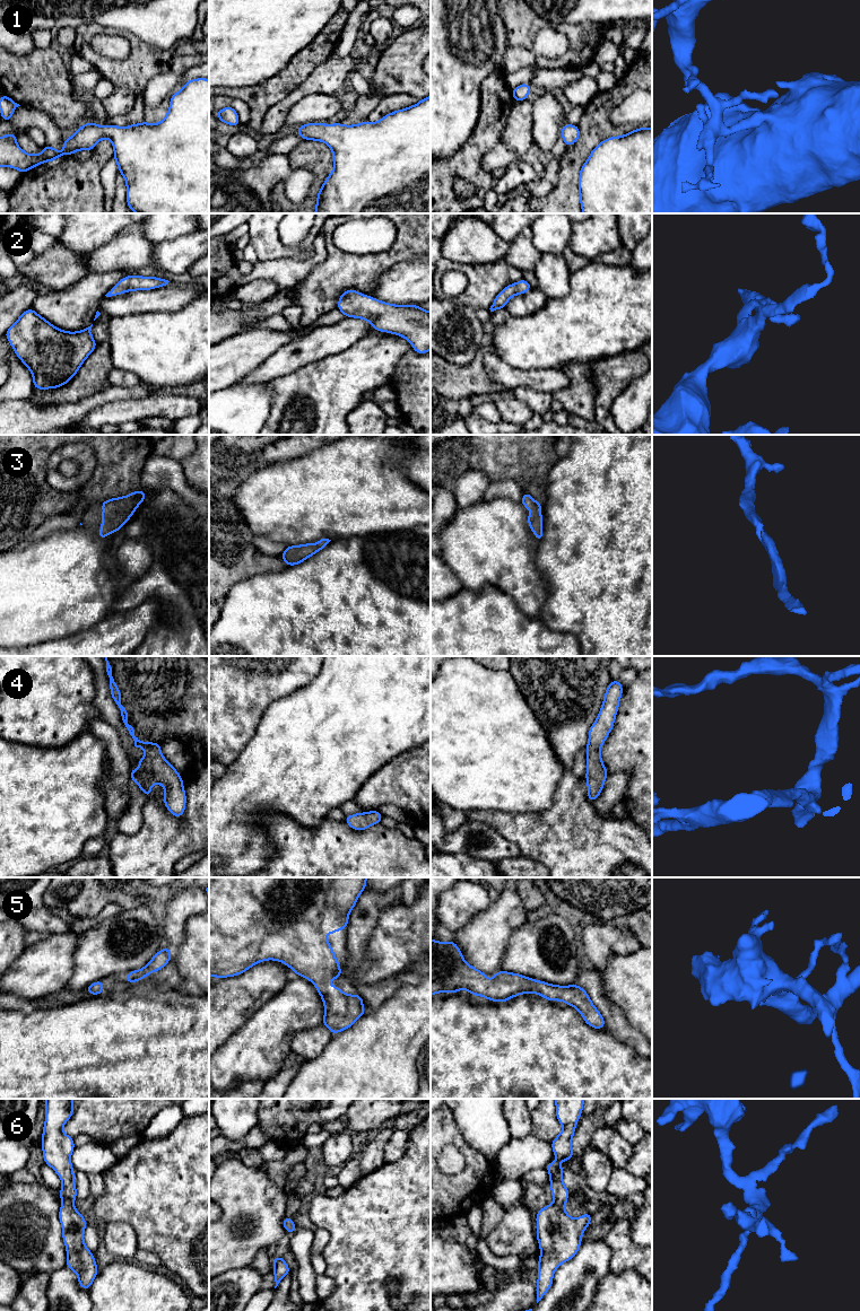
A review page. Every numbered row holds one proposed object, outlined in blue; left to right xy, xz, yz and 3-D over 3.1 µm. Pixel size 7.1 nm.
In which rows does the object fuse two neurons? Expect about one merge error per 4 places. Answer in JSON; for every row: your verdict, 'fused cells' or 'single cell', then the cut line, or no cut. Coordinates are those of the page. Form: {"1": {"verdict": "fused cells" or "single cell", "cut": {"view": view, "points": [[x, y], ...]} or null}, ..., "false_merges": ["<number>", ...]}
{"1": {"verdict": "single cell", "cut": null}, "2": {"verdict": "single cell", "cut": null}, "3": {"verdict": "single cell", "cut": null}, "4": {"verdict": "single cell", "cut": null}, "5": {"verdict": "single cell", "cut": null}, "6": {"verdict": "single cell", "cut": null}, "false_merges": []}

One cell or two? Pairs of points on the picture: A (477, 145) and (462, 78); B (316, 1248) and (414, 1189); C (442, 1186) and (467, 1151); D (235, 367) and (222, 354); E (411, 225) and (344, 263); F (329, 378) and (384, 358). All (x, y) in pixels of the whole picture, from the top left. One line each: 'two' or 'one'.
A: two
B: two
C: one
D: one
E: one
F: one

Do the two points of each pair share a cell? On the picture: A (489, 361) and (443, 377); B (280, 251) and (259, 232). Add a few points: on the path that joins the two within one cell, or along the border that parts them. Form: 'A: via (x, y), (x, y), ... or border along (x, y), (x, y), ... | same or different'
A: border along (486, 351), (483, 358), (484, 372), (500, 384) | different
B: via (275, 247), (265, 237) | same

